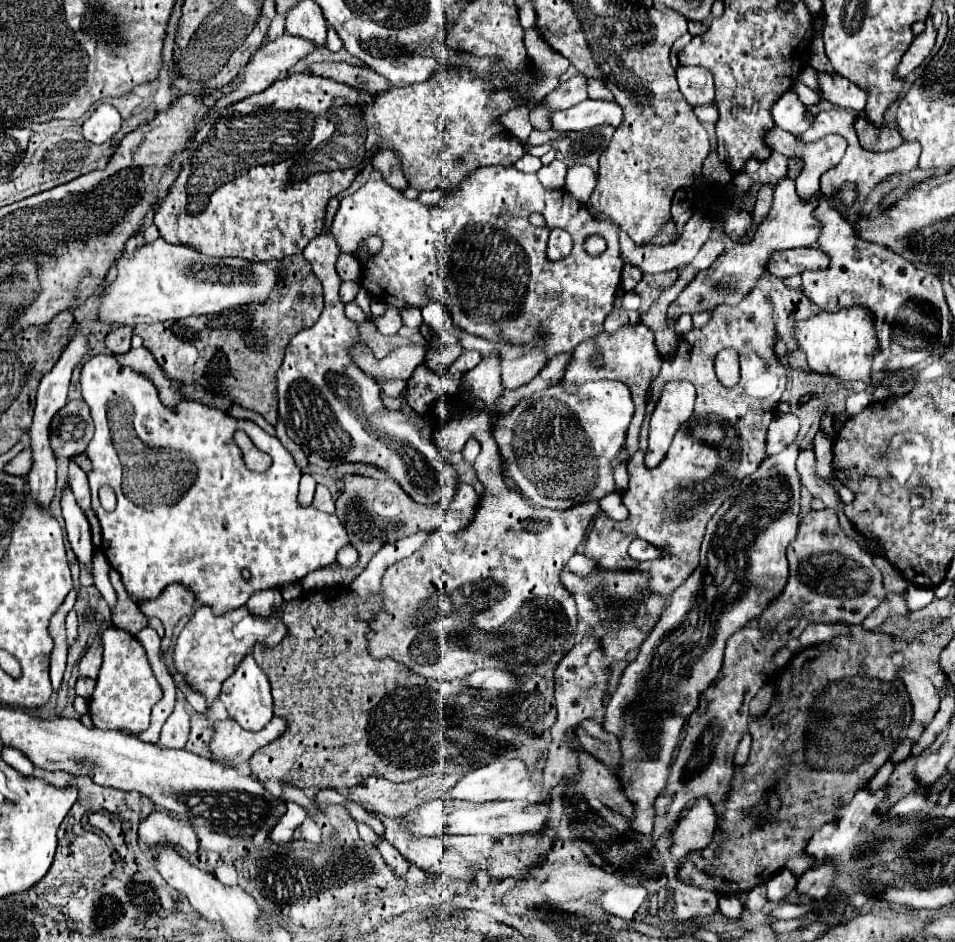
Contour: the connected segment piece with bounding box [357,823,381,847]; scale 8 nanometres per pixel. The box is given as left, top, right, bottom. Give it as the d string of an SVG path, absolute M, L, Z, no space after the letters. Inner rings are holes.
M357 823L357 825L359 825L359 835L361 835L361 839L365 841L365 845L373 845L373 847L377 847L377 845L381 843L381 837L375 835L373 829L369 829L365 823Z

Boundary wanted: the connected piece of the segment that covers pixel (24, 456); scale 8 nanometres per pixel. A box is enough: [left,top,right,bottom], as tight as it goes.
[5,449,31,475]

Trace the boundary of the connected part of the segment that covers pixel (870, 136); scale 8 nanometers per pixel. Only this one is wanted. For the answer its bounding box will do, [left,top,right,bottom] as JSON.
[855,117,903,151]

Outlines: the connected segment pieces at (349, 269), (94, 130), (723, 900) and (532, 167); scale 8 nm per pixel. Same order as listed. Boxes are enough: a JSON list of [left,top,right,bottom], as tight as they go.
[[337,253,361,281],[83,105,121,143],[719,895,743,921],[515,155,541,173]]

